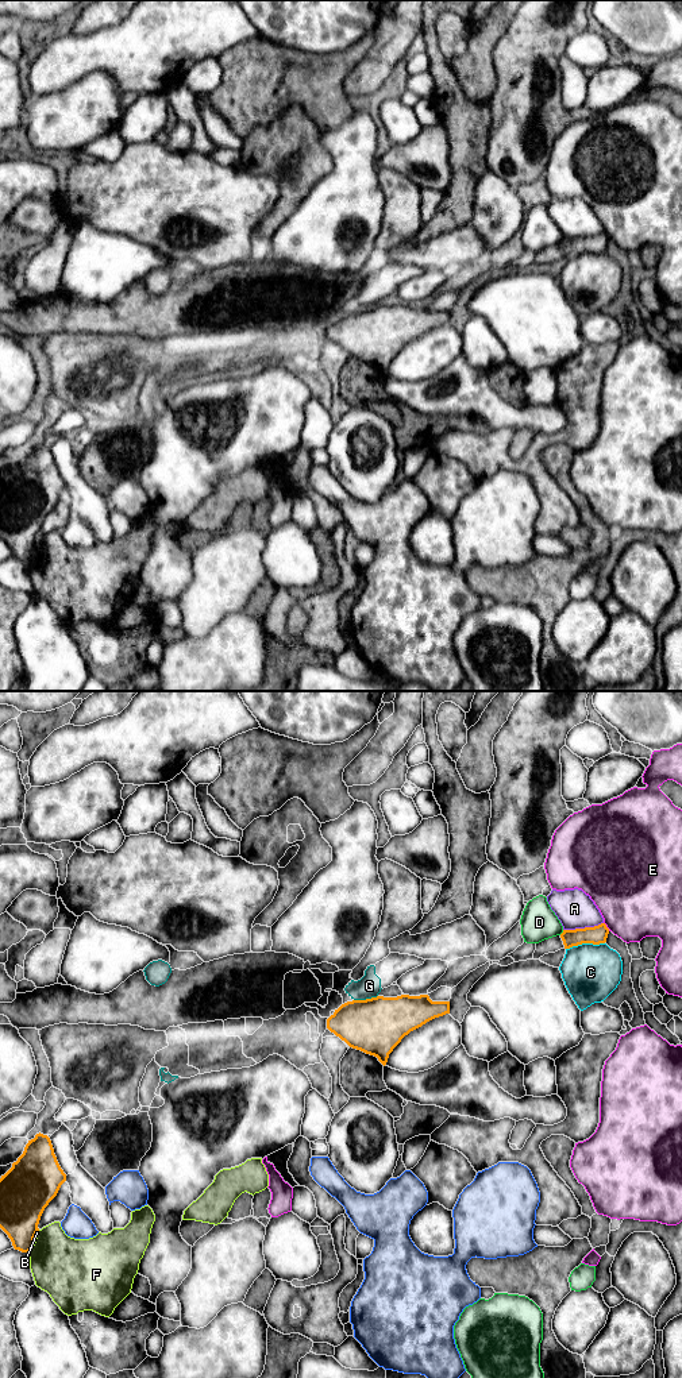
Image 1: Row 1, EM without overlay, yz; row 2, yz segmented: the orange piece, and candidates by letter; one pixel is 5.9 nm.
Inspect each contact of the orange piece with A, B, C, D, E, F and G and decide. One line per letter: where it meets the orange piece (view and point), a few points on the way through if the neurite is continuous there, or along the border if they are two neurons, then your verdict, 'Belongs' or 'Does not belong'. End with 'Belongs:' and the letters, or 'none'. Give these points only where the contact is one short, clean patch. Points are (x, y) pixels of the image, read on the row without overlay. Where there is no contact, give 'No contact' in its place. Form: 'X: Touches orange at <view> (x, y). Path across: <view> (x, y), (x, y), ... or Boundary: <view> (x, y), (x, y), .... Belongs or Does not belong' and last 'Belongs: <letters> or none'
A: Touches orange at yz (582, 238). Does not belong
B: Touches orange at yz (34, 545). Does not belong
C: Touches orange at yz (585, 251). Does not belong
D: Touches orange at yz (562, 242). Does not belong
E: Touches orange at yz (605, 235). Does not belong
F: Touches orange at yz (31, 556). Does not belong
G: Touches orange at yz (366, 308). Boundary: yz (377, 304), (369, 308), (354, 309). Does not belong
Belongs: none

